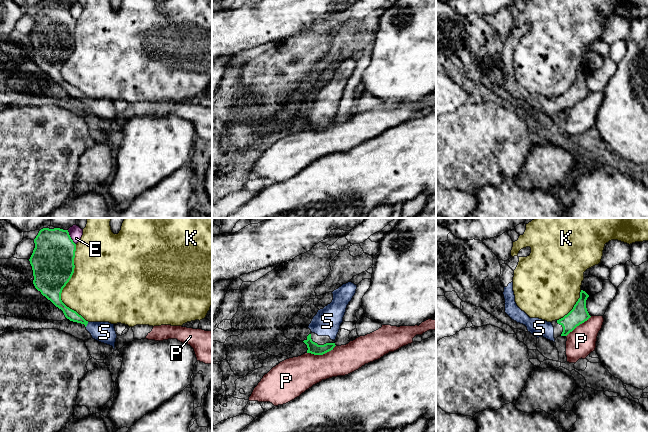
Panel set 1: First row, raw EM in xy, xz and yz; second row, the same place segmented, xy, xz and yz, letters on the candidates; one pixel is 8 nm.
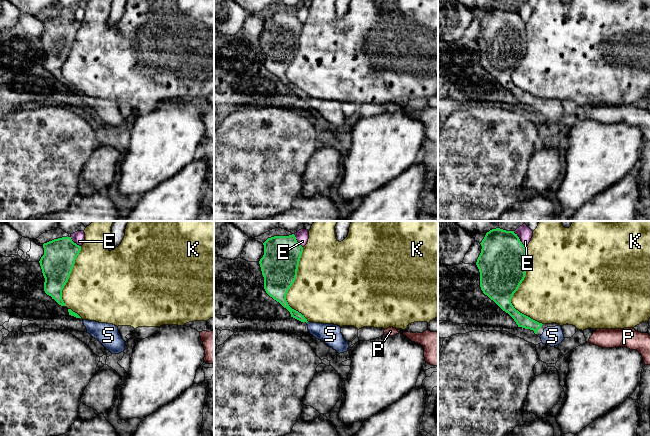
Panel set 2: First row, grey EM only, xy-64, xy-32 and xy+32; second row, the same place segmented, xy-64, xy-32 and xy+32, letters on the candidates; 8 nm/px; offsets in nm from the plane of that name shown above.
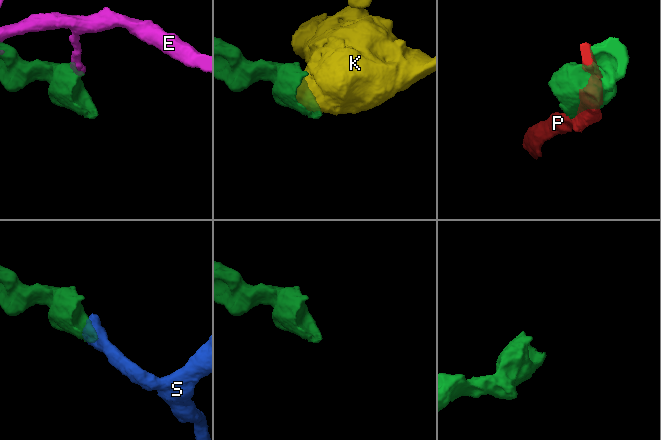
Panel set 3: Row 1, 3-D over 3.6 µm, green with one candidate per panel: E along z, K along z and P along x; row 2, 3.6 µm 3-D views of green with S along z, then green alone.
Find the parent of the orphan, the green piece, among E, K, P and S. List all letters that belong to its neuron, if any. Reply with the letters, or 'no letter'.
S

